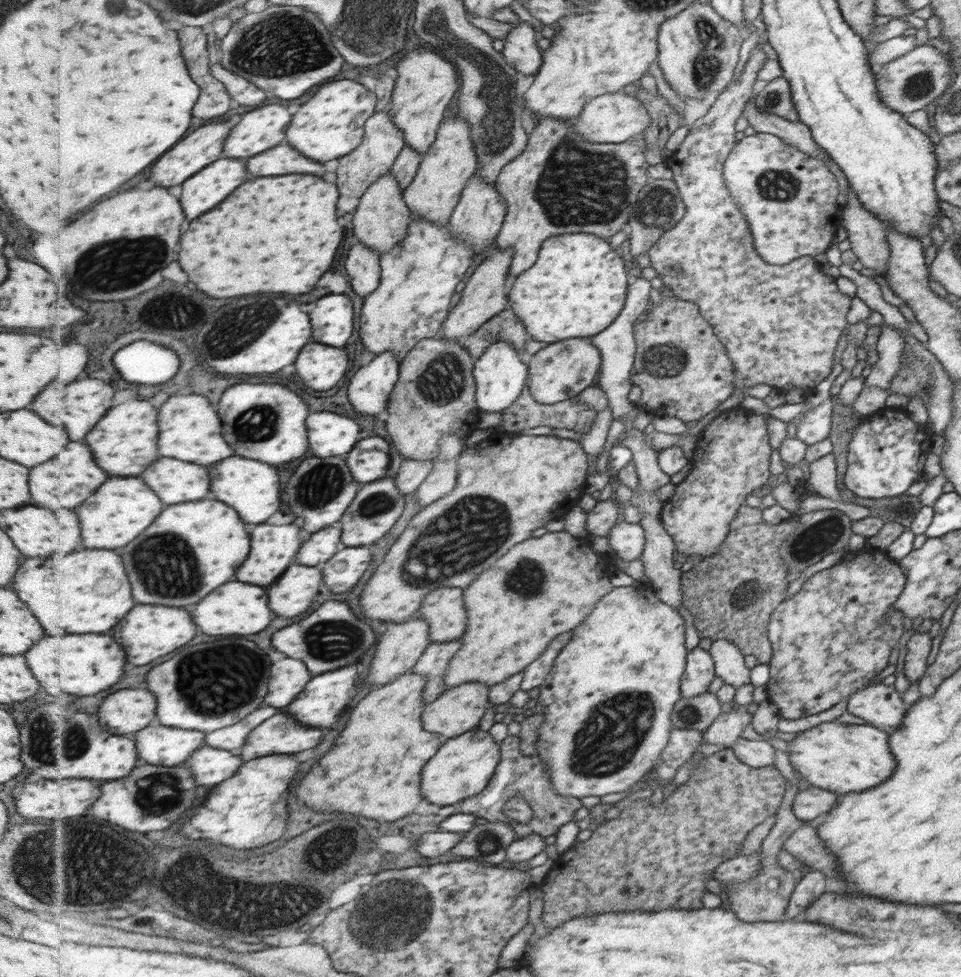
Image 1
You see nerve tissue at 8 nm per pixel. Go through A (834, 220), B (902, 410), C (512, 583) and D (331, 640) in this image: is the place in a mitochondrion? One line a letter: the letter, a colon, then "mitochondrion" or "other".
A: other
B: other
C: mitochondrion
D: mitochondrion

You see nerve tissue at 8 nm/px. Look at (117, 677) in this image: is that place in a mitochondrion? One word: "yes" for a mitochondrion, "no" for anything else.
no

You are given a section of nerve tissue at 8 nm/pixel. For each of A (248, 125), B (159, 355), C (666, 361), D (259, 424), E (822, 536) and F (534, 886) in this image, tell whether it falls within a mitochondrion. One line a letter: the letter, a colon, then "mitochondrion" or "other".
A: other
B: other
C: mitochondrion
D: mitochondrion
E: mitochondrion
F: other

